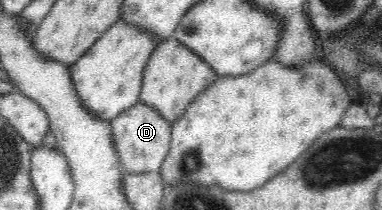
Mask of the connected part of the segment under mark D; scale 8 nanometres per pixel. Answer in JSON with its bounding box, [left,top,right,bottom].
[111,102,171,174]

